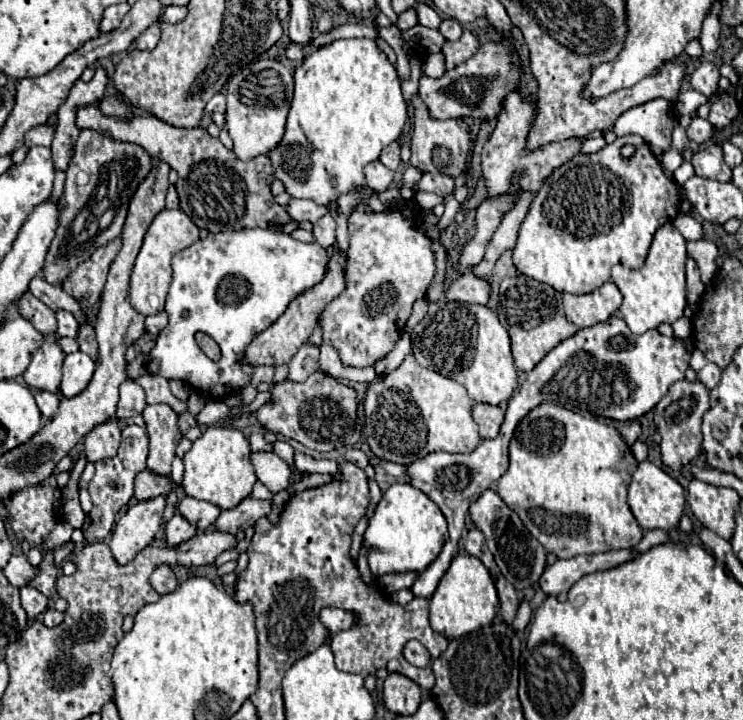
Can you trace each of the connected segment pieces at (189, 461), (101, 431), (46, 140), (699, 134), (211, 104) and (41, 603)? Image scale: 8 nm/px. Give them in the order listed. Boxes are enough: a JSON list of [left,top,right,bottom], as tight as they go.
[[182,427,256,511],[84,419,120,463],[26,125,54,147],[688,117,714,145],[206,93,226,113],[20,587,48,621]]

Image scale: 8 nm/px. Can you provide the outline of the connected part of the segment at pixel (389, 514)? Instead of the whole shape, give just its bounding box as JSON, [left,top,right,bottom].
[364,483,448,577]

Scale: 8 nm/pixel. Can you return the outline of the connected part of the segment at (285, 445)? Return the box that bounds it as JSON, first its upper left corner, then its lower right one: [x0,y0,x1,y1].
[272,441,300,477]

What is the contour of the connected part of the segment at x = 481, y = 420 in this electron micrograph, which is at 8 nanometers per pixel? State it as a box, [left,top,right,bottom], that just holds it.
[472,403,504,439]

